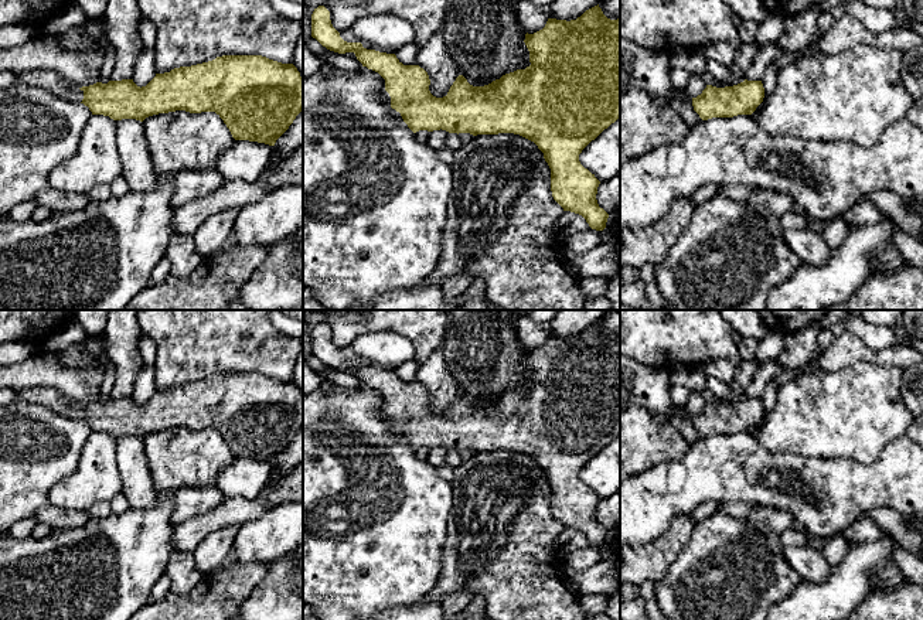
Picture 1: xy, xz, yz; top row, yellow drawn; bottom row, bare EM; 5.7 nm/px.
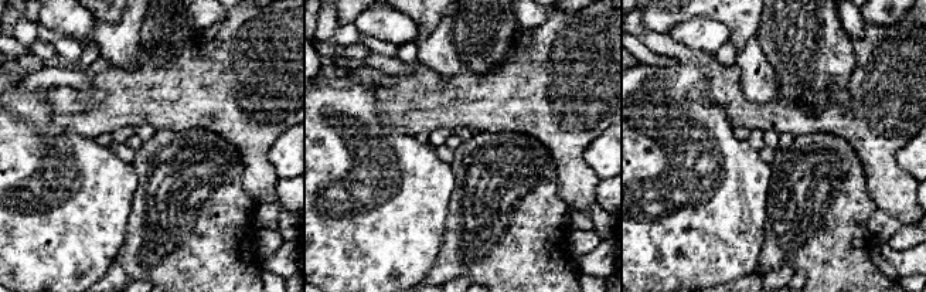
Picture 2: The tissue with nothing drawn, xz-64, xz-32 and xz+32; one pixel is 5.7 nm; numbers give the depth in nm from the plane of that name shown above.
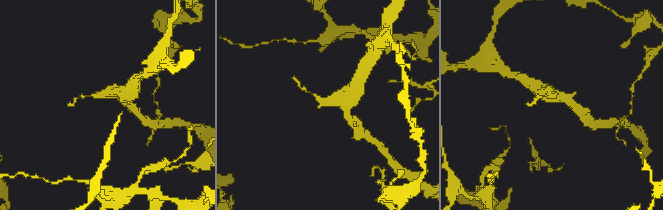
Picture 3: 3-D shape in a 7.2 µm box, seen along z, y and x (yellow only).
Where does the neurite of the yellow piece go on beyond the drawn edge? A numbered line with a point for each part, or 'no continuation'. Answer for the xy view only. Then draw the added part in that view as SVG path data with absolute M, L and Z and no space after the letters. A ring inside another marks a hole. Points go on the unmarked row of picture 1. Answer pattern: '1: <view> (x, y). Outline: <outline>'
1: xy (47, 397). Outline: M33 386L28 389L21 389L17 392L17 396L21 401L47 406L68 418L82 419L84 416L84 408L81 408L79 403L68 401L58 391L50 386Z

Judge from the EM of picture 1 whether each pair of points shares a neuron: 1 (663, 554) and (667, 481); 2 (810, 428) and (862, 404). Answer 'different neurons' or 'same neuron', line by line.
1: different neurons
2: same neuron

